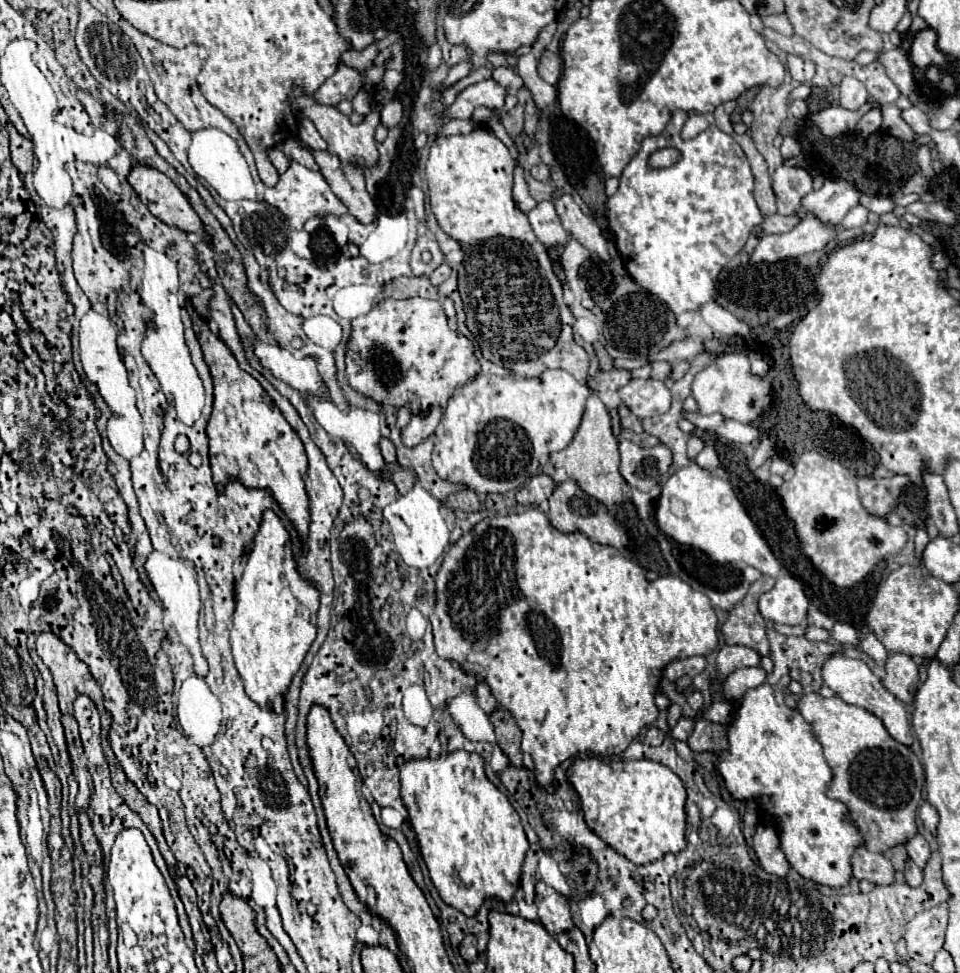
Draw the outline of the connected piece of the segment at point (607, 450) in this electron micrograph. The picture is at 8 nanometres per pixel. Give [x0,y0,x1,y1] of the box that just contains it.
[549,392,625,508]

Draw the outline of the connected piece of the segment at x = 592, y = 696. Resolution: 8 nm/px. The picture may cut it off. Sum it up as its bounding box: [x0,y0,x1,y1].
[431,508,717,792]

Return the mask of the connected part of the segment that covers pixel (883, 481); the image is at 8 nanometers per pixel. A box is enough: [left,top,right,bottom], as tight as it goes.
[859,476,907,518]

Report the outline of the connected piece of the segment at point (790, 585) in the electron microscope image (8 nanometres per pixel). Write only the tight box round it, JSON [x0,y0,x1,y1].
[759,574,809,626]

